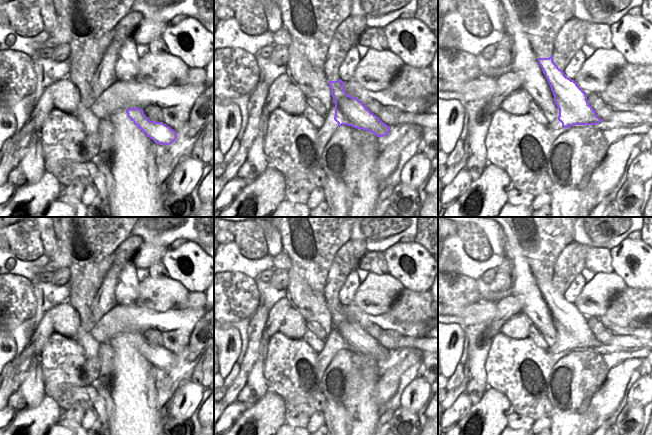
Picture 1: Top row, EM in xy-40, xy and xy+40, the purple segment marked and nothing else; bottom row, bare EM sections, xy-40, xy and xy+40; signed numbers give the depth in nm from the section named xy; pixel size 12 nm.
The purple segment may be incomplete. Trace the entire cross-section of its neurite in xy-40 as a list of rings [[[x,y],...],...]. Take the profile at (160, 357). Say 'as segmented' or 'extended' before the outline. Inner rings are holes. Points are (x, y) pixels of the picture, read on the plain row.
as segmented; [[[130,332],[126,337],[130,344],[156,368],[170,369],[177,363],[177,356],[163,346],[150,345],[142,333]]]

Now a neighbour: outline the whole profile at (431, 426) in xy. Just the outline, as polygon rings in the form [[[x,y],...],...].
[[[438,418],[427,420],[419,435],[438,435]]]

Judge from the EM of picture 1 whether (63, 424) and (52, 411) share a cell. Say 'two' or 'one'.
two

